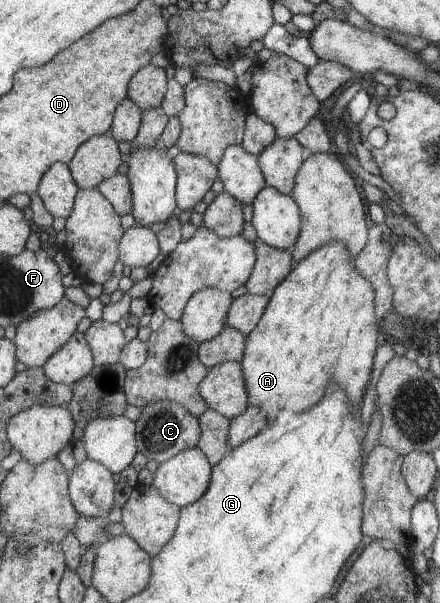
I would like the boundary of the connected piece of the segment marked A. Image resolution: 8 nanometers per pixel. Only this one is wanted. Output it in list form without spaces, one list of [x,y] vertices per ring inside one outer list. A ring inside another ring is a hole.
[[[332,240],[331,243],[324,244],[322,248],[318,248],[318,250],[311,252],[310,255],[294,264],[294,270],[287,276],[287,279],[272,291],[271,303],[267,304],[267,310],[264,311],[259,326],[250,332],[250,334],[246,334],[246,354],[240,362],[242,364],[244,377],[247,380],[247,392],[251,396],[250,404],[260,406],[260,410],[262,410],[262,412],[266,414],[266,418],[268,418],[268,423],[270,420],[274,420],[282,410],[304,412],[304,410],[308,410],[310,406],[316,406],[316,404],[323,399],[322,394],[326,392],[326,386],[332,383],[340,384],[340,388],[344,389],[344,392],[348,392],[348,396],[352,398],[352,400],[350,400],[352,404],[359,404],[362,401],[364,390],[366,390],[366,386],[370,384],[370,378],[373,378],[372,364],[374,364],[374,352],[376,352],[376,348],[379,348],[378,334],[382,334],[378,332],[375,296],[375,285],[356,268],[352,254],[348,252],[348,248],[344,245],[342,240]]]

